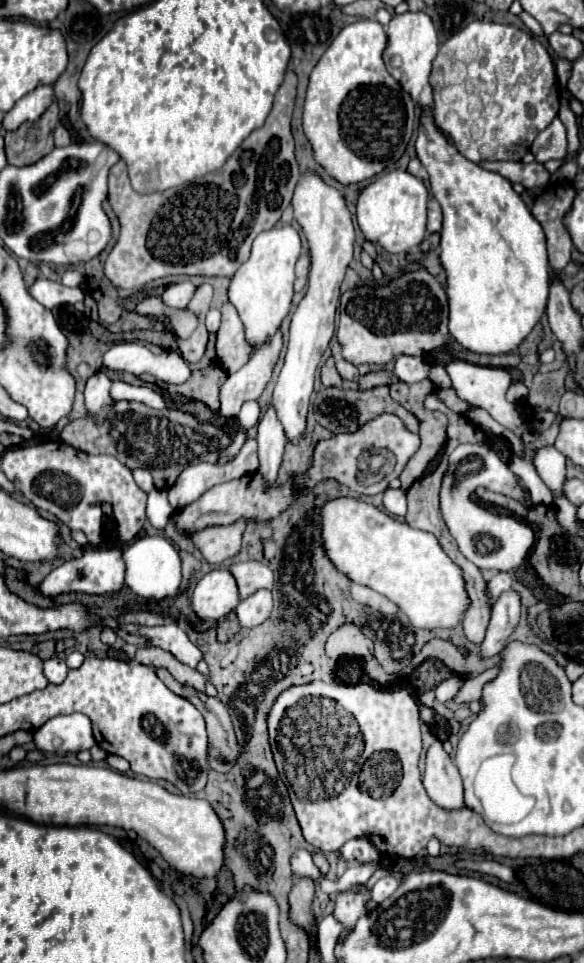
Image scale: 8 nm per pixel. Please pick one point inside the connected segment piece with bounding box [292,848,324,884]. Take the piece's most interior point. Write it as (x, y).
(302, 865)

